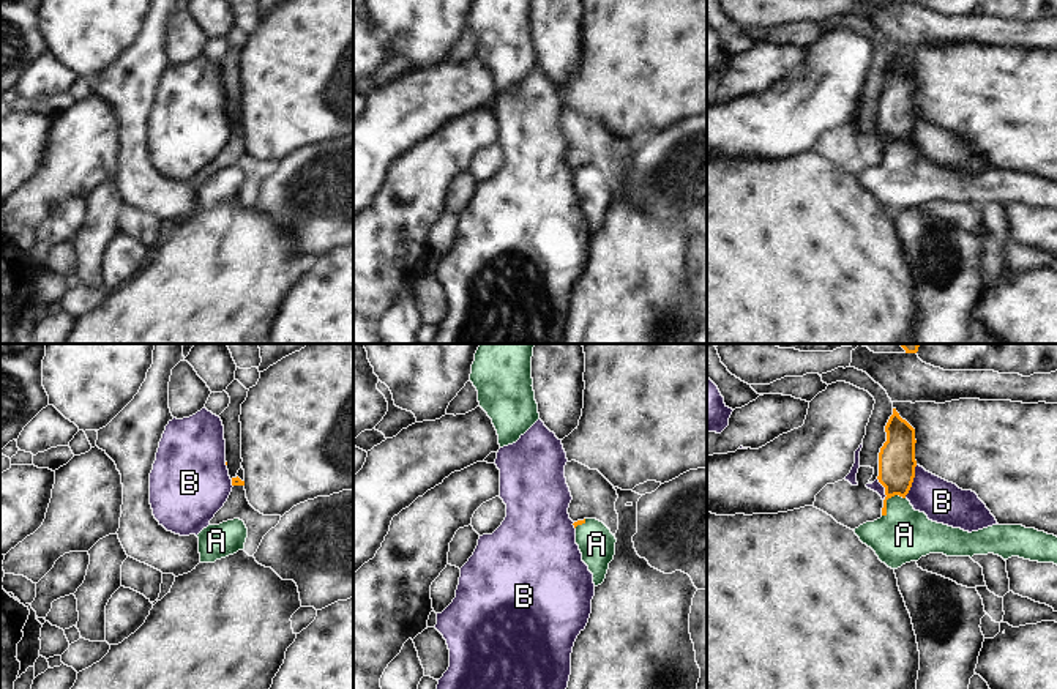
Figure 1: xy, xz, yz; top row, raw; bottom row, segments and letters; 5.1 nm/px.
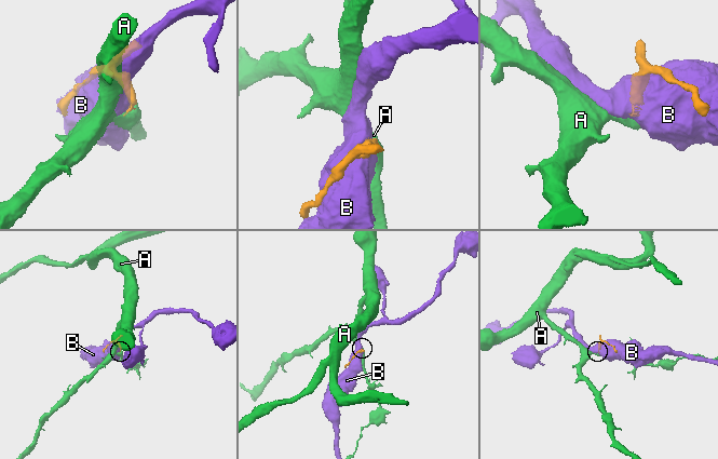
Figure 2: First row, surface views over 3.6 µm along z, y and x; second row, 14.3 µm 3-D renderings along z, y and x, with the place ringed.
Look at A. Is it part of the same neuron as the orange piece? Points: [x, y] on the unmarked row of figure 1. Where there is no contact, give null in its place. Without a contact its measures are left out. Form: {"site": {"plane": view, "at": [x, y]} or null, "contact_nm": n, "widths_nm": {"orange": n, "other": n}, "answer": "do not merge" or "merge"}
{"site": {"plane": "yz", "at": [887, 145]}, "contact_nm": 160, "widths_nm": {"orange": 190, "other": 280}, "answer": "merge"}

